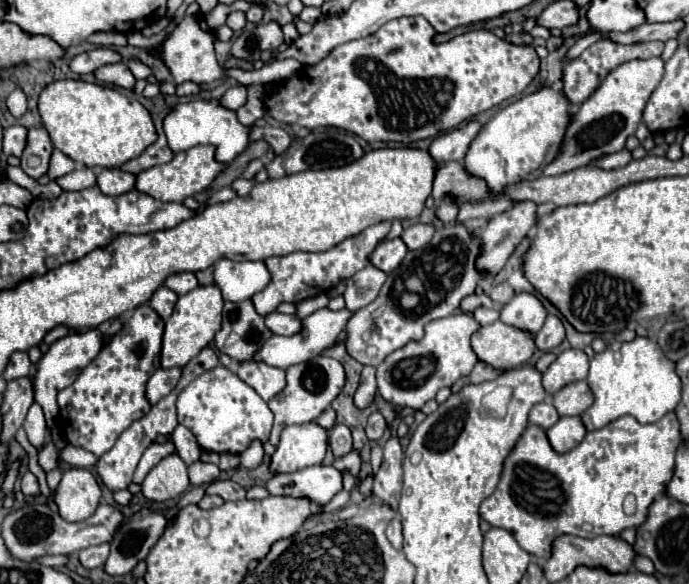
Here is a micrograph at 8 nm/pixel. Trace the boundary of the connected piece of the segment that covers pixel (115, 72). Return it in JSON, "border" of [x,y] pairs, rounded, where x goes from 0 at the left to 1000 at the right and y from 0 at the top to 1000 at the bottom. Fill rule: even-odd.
{"border":[[[163,108],[163,111],[151,111],[142,122],[136,122],[142,139],[168,146],[168,149],[180,149],[180,152],[194,152],[197,146],[197,132],[189,125],[189,118],[183,115],[183,108]]]}

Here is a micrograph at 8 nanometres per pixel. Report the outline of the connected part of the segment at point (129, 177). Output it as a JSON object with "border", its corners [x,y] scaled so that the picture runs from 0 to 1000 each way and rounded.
{"border":[[[148,289],[142,296],[142,320],[154,334],[177,334],[194,324],[197,300],[174,293],[174,289]]]}

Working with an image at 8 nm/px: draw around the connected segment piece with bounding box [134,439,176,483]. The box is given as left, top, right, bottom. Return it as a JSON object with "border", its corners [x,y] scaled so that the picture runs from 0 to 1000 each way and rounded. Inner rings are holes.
{"border":[[[244,752],[241,759],[221,759],[209,772],[209,779],[206,779],[206,786],[203,786],[203,793],[200,793],[197,807],[194,807],[194,827],[206,827],[209,817],[218,810],[218,803],[224,796],[229,796],[238,783],[250,779],[250,776],[255,776],[255,765],[253,765],[250,752]]]}

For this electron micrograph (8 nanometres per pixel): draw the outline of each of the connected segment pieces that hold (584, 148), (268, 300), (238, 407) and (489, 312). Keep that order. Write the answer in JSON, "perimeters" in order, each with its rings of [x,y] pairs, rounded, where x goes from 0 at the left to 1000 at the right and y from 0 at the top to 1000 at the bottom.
{"perimeters":[[[[949,98],[938,104],[911,104],[894,115],[891,122],[885,122],[877,142],[868,149],[868,156],[853,173],[848,173],[842,187],[833,193],[830,211],[819,235],[816,259],[804,272],[804,279],[790,286],[790,300],[813,300],[813,296],[848,286],[859,272],[877,262],[891,262],[906,255],[909,238],[920,231],[920,224],[926,221],[938,170],[955,149],[961,128],[964,128],[961,98]]],[[[566,378],[549,382],[534,389],[531,396],[525,396],[522,402],[505,406],[496,416],[491,416],[488,423],[467,430],[467,433],[441,433],[441,430],[427,430],[421,437],[409,437],[409,440],[392,440],[383,450],[389,454],[389,464],[395,471],[395,481],[389,485],[386,495],[380,495],[377,502],[372,502],[366,509],[369,529],[374,533],[374,539],[389,539],[395,533],[401,533],[401,526],[412,515],[418,519],[435,519],[438,512],[447,509],[459,509],[464,502],[476,502],[479,495],[485,495],[493,481],[508,478],[514,467],[520,467],[522,461],[528,461],[531,454],[537,454],[537,433],[543,430],[543,423],[560,409],[560,402],[566,399]]],[[[322,625],[287,642],[258,676],[255,697],[258,721],[282,741],[290,765],[299,772],[351,776],[369,752],[389,755],[395,735],[395,704],[389,700],[386,687],[345,642]]],[[[694,526],[688,536],[688,546],[697,553],[697,557],[708,557],[708,553],[717,553],[720,546],[723,546],[723,533],[717,533],[717,529],[705,529],[705,526]]]]}

